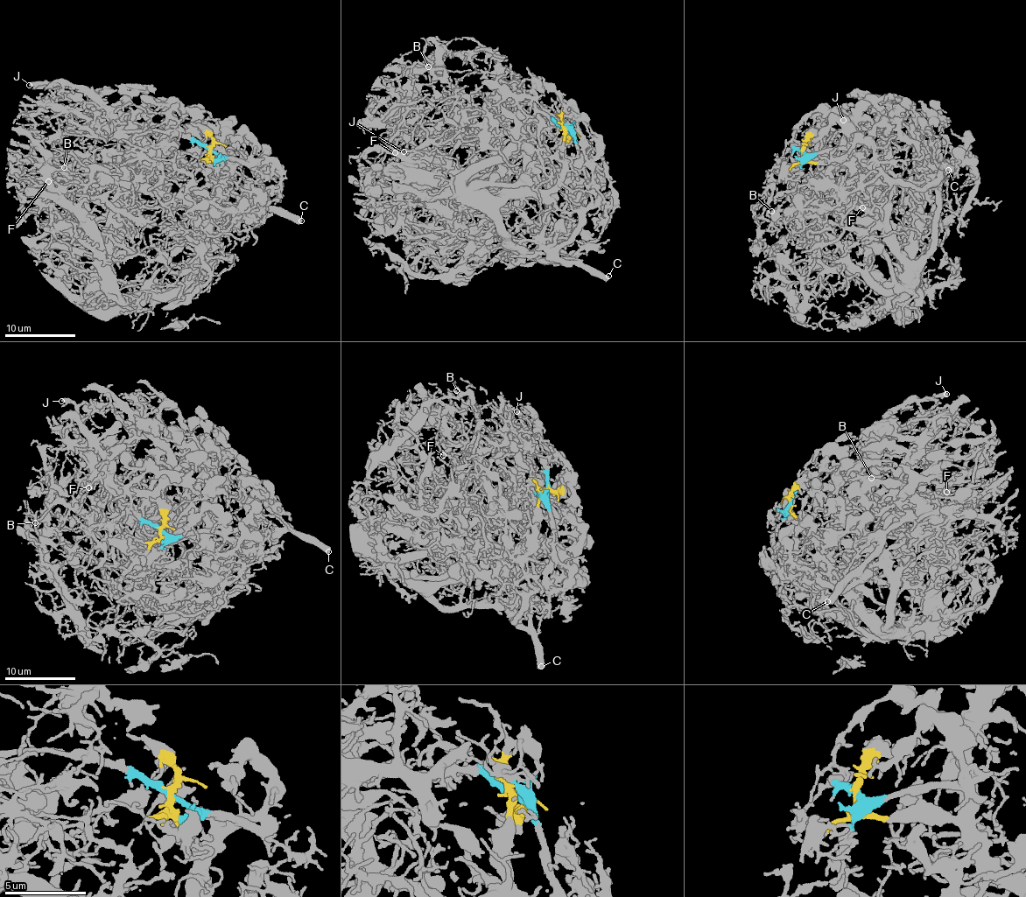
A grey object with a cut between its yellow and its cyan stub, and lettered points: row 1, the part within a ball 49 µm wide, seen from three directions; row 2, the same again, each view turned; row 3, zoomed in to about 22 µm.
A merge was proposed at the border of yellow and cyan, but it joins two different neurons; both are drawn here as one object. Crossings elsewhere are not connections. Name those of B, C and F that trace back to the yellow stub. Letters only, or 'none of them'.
B, F

